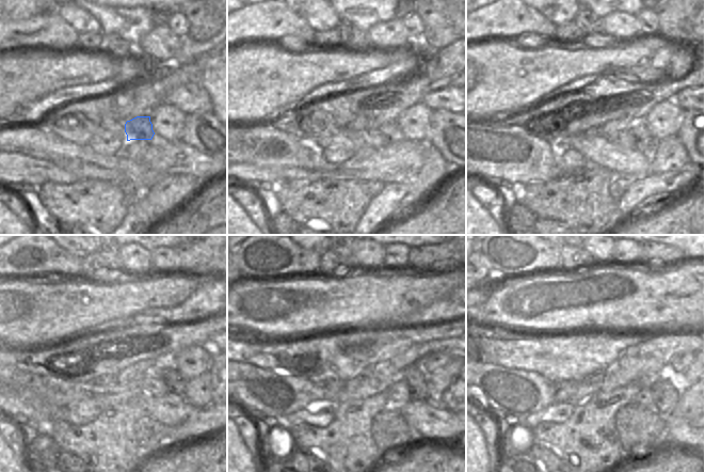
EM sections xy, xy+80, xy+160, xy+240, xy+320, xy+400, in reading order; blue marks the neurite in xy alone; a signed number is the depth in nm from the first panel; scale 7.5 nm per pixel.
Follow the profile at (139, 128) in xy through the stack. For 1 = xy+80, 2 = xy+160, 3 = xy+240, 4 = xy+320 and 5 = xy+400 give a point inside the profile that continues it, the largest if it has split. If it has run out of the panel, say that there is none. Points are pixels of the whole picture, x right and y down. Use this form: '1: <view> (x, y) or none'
1: xy+80 (386, 129)
2: xy+160 (644, 142)
3: xy+240 (175, 381)
4: xy+320 (415, 379)
5: xy+400 (666, 397)

